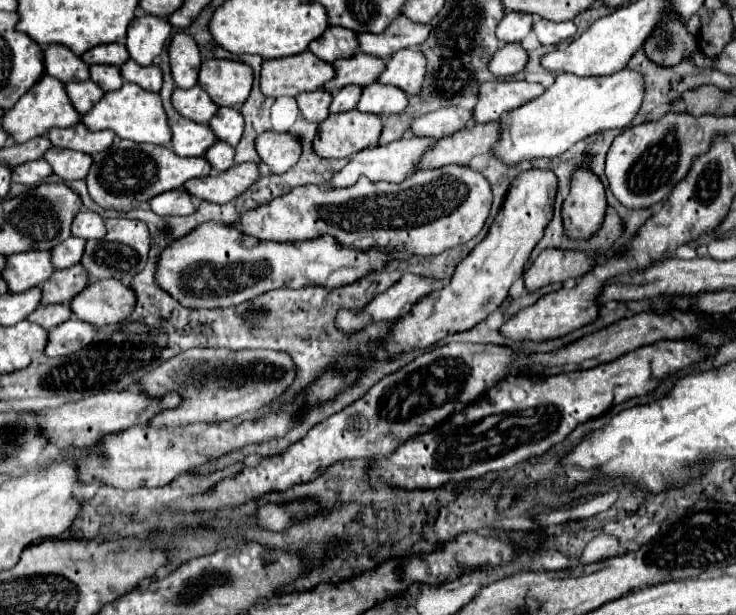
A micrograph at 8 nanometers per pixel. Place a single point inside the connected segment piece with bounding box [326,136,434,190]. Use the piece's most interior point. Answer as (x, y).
(392, 163)

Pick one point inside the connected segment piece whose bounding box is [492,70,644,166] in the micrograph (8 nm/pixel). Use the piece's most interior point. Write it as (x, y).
(572, 108)

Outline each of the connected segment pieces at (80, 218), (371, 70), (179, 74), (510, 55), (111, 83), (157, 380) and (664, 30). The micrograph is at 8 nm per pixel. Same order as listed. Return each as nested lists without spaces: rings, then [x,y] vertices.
[[[78,212],[74,222],[72,222],[72,236],[90,240],[90,238],[104,238],[106,228],[104,228],[104,220],[96,214],[96,212]]]
[[[358,52],[352,58],[336,60],[332,66],[334,66],[336,74],[324,86],[324,90],[328,90],[328,92],[340,90],[340,88],[350,86],[350,84],[356,84],[362,88],[372,84],[380,76],[380,70],[384,70],[384,60]]]
[[[176,32],[168,44],[170,56],[170,72],[178,88],[192,88],[198,84],[200,70],[200,52],[192,36],[186,32]]]
[[[518,42],[506,44],[496,50],[494,58],[488,62],[488,70],[494,76],[504,78],[504,76],[512,76],[512,74],[520,72],[526,66],[526,62],[528,62],[528,54]]]
[[[108,64],[90,66],[90,80],[96,82],[104,92],[116,90],[124,84],[122,76],[120,76],[120,70],[116,66],[108,66]]]
[[[192,348],[186,350],[164,364],[160,364],[156,370],[144,374],[136,386],[140,390],[148,390],[148,394],[168,394],[168,390],[176,390],[184,402],[176,406],[176,410],[164,410],[164,414],[156,414],[152,418],[150,426],[168,426],[168,428],[178,428],[186,424],[208,424],[208,422],[224,422],[224,420],[234,420],[246,412],[256,412],[262,406],[268,406],[274,398],[282,396],[286,388],[292,384],[296,376],[296,366],[288,354],[274,352],[274,350],[228,350],[228,348]]]
[[[666,8],[660,18],[660,24],[646,38],[642,48],[654,64],[670,68],[688,60],[690,54],[696,52],[698,42],[696,36],[686,30],[682,18],[672,8]]]

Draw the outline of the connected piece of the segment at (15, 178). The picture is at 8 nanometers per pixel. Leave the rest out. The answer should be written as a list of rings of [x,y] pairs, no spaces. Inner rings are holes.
[[[40,158],[40,160],[34,160],[34,162],[26,162],[24,166],[16,166],[12,170],[12,182],[24,184],[24,186],[38,186],[50,174],[52,174],[52,168],[48,166],[48,162],[44,162]]]

